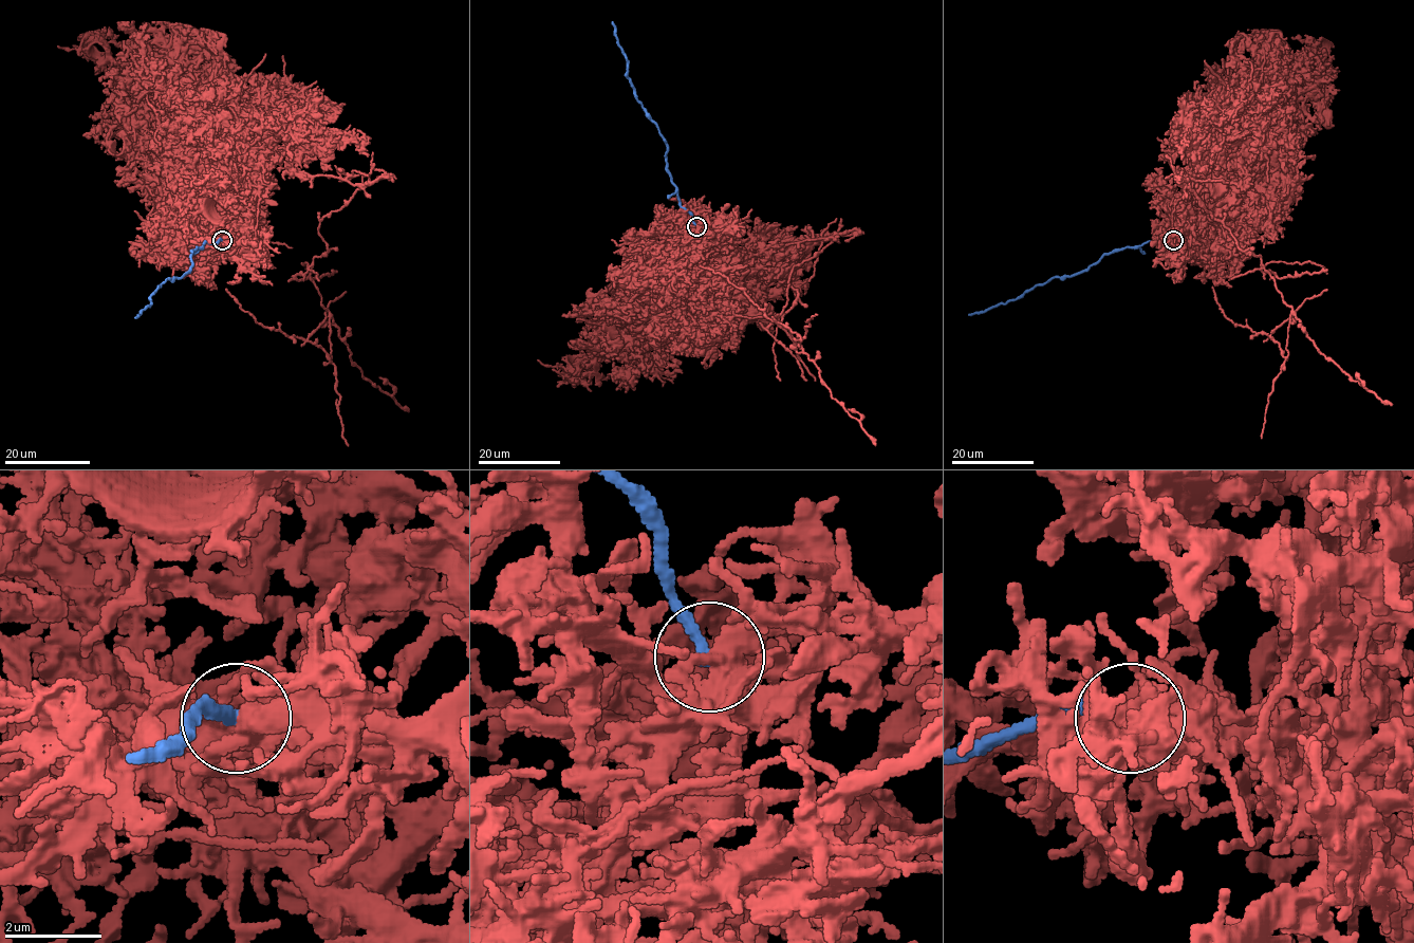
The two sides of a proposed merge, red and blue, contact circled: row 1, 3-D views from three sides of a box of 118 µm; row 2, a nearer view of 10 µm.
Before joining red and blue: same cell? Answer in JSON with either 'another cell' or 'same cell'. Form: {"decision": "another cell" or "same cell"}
{"decision": "another cell"}

